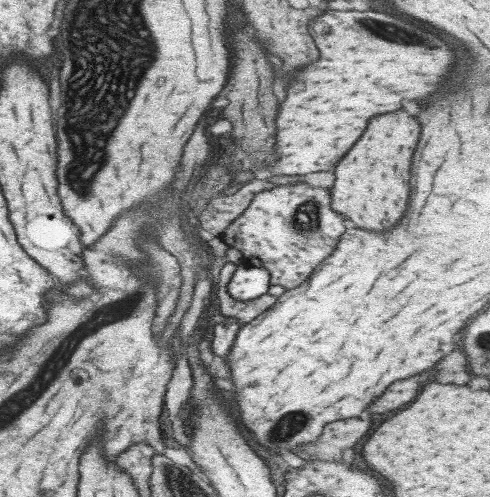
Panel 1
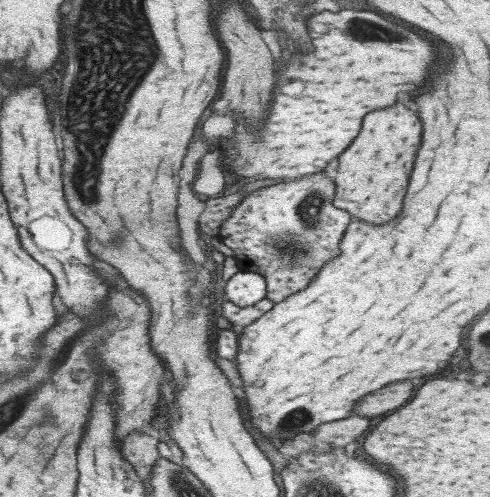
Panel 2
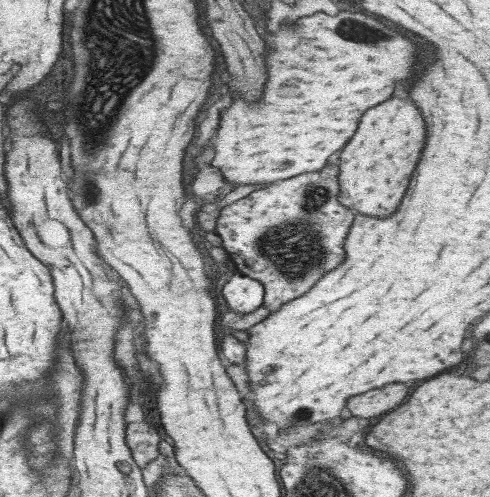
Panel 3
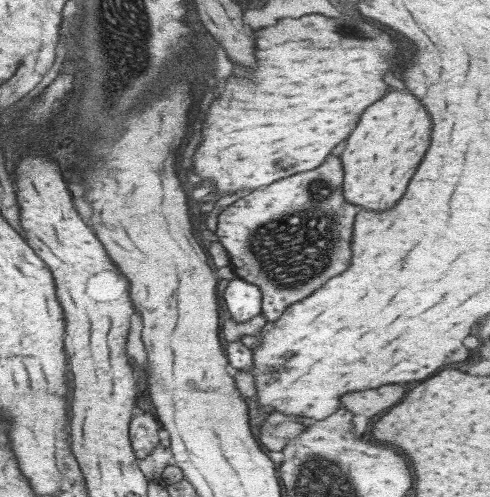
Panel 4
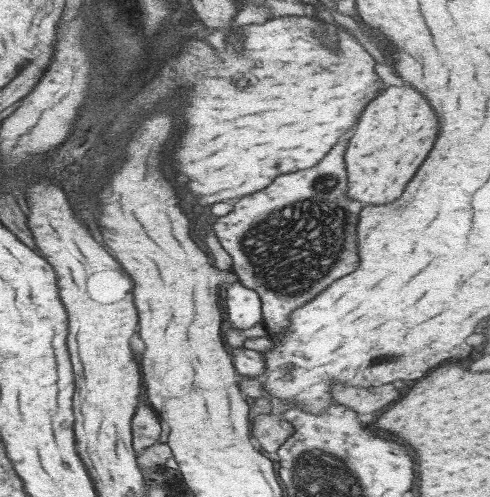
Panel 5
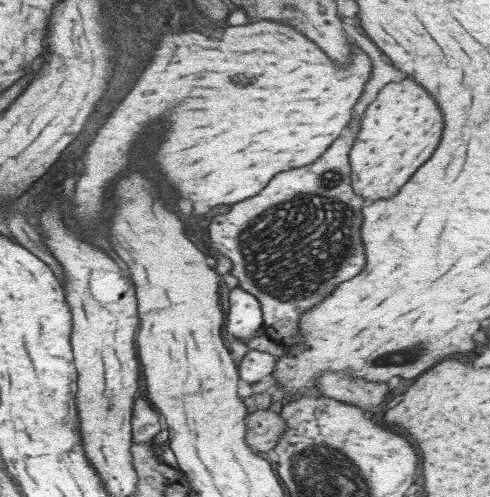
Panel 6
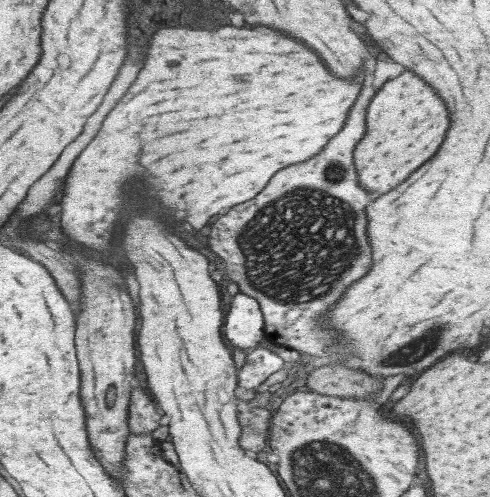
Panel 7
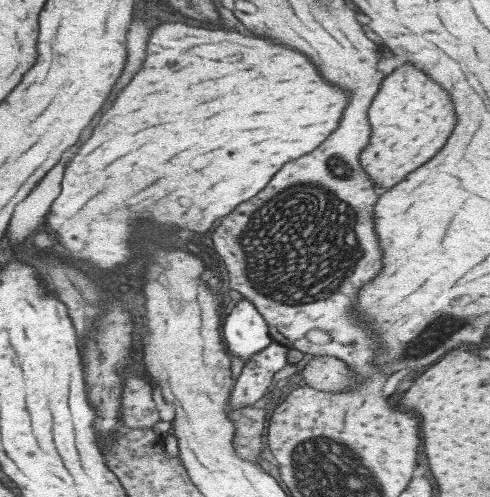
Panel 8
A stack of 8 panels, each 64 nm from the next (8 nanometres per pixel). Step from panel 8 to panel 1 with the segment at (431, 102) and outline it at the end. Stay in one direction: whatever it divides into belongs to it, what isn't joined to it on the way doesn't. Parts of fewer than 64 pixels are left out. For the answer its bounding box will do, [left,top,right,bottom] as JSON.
[329,110,419,231]

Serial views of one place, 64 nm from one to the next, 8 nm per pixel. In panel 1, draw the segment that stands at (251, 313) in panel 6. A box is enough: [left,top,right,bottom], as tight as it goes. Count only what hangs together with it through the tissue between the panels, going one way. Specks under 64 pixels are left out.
[227,264,269,300]

